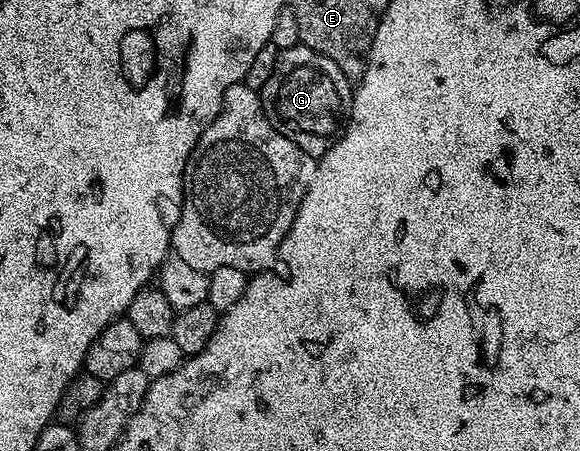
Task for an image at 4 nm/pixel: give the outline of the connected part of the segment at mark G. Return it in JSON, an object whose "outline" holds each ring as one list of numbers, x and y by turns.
{"outline":[[301,42,279,51,276,70,272,70,272,78,268,78,268,82,260,90,260,95,264,114,268,114,268,122,272,122,272,126,280,130,280,134,284,134,288,142,296,142,300,150,304,150,309,156,315,158,323,156,342,137,350,118,350,107,354,101,352,81,344,74,344,70,340,70,340,66,332,62,332,58,324,58,324,54,312,50,307,44]]}

